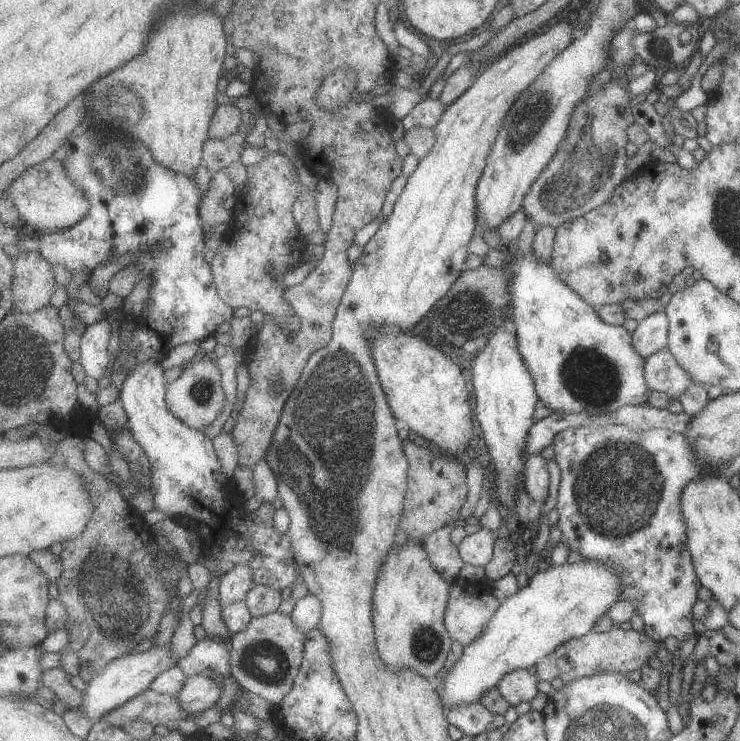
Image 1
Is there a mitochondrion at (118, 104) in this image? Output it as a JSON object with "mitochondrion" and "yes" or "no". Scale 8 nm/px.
{"mitochondrion":"yes"}

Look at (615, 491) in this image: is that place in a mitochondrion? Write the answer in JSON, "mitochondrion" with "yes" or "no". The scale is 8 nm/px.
{"mitochondrion":"yes"}

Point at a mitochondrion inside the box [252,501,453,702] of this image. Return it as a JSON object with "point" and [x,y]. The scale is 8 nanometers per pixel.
{"point":[427,644]}

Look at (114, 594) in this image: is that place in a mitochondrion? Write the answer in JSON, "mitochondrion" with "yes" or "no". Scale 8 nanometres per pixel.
{"mitochondrion":"yes"}

